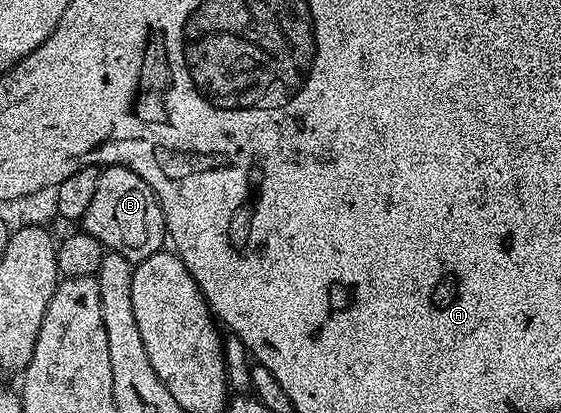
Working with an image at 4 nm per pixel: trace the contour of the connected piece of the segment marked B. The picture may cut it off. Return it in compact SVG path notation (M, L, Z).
M107 166L101 170L95 200L83 219L84 233L95 236L106 251L123 256L134 264L147 260L167 242L165 213L155 192L135 172L125 166Z

